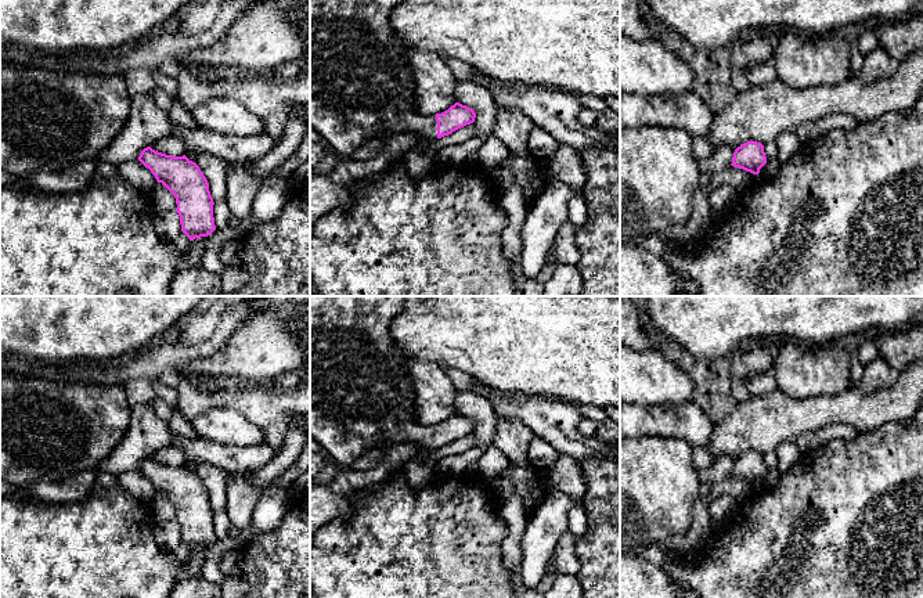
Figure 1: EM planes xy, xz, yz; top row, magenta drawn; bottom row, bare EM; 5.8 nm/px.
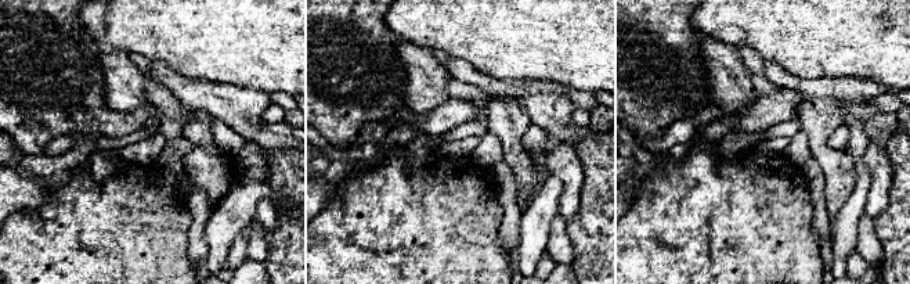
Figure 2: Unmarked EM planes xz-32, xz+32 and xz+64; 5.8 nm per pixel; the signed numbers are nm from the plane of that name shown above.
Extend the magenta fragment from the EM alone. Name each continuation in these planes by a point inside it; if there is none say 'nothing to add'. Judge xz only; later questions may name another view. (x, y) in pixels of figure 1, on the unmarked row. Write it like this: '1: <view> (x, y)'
1: xz (361, 393)

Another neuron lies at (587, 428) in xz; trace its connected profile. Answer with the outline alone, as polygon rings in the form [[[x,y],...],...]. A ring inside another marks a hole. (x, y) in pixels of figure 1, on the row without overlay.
[[[581,418],[577,431],[581,436],[590,437],[590,436],[595,436],[596,428],[598,428],[598,422],[588,418]]]

